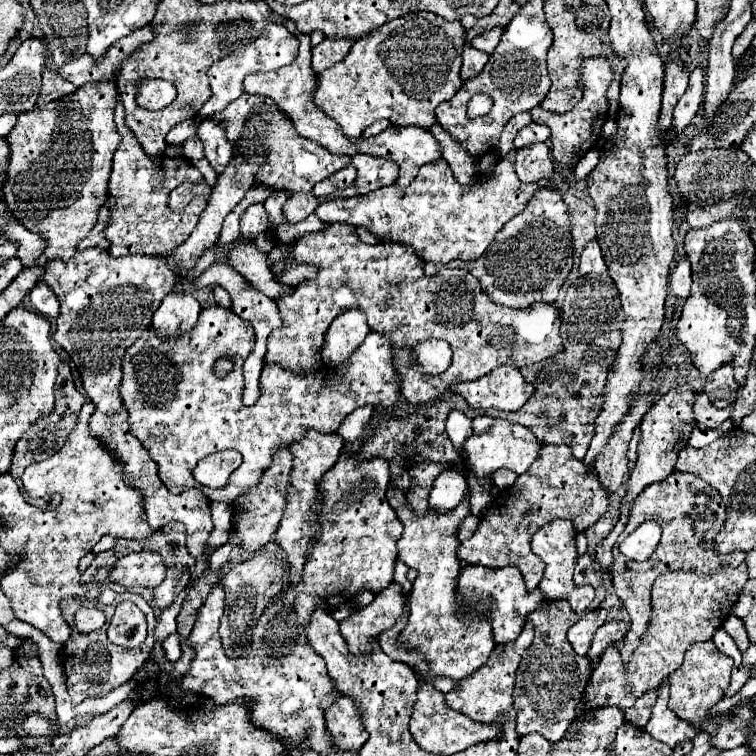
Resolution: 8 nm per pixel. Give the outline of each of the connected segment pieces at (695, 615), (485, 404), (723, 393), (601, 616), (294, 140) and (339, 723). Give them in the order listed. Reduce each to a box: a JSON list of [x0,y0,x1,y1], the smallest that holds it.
[[585,562,749,712],[447,366,533,410],[705,364,739,408],[567,608,608,656],[235,108,351,192],[325,696,367,752]]

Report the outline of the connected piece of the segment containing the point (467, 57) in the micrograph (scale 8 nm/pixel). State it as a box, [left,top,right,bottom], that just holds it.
[461,44,489,80]

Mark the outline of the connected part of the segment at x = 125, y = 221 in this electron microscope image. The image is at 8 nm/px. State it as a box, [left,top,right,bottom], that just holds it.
[105,97,207,256]

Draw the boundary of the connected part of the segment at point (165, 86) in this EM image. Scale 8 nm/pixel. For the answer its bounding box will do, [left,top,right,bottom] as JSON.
[137,80,175,110]

